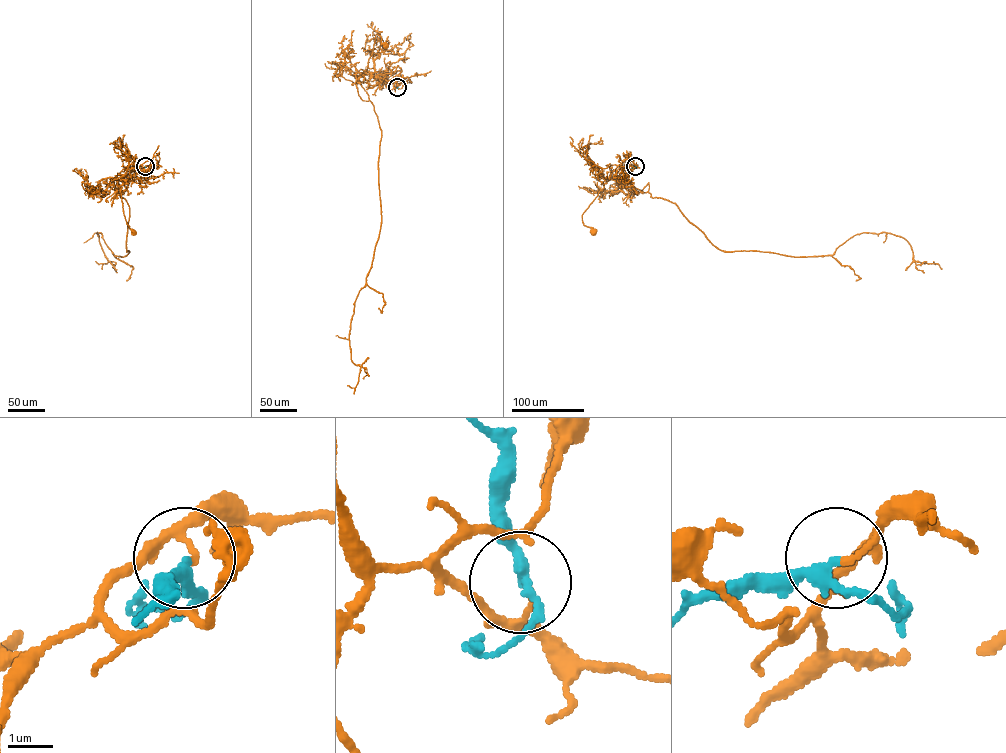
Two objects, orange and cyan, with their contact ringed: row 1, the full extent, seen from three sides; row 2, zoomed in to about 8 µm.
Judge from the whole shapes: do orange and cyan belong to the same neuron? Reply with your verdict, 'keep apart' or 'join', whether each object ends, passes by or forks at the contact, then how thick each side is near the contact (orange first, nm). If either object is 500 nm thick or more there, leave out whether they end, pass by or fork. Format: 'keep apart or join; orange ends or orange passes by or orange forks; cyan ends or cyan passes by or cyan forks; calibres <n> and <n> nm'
keep apart; orange ends; cyan passes by; calibres 100 and 220 nm

